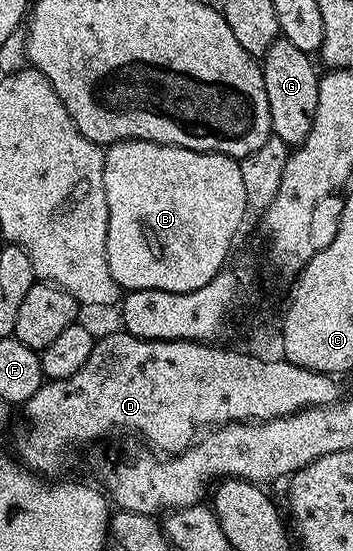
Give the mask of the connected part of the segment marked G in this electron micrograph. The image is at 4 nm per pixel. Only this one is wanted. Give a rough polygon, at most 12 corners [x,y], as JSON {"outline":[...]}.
{"outline":[[282,37],[261,56],[271,134],[303,143],[321,75]]}

